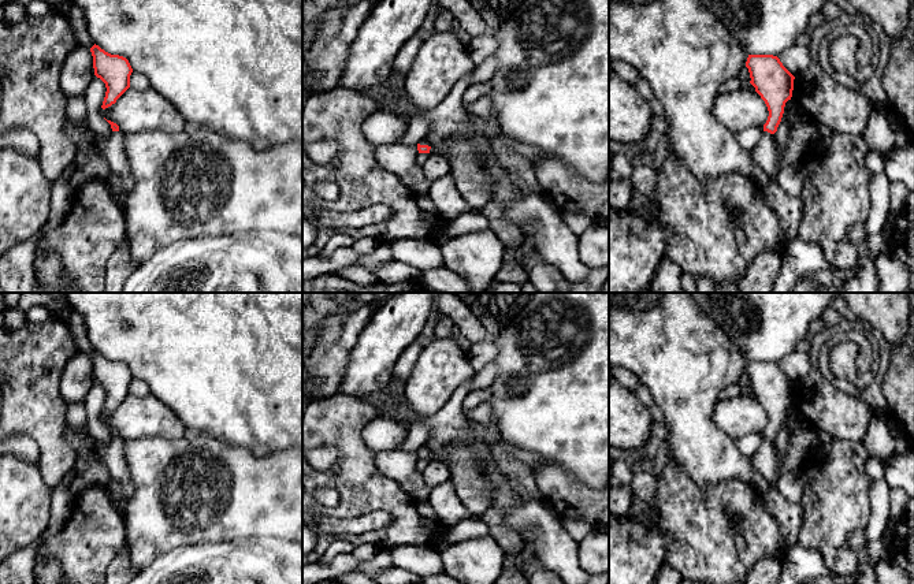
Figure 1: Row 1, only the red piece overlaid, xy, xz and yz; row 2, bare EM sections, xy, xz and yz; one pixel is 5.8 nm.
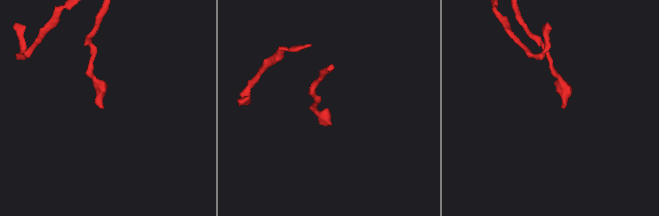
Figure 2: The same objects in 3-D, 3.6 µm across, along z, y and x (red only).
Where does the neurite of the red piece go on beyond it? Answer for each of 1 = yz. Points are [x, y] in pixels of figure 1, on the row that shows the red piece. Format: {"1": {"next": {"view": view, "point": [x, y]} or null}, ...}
{"1": {"next": {"view": "yz", "point": [764, 153]}}}

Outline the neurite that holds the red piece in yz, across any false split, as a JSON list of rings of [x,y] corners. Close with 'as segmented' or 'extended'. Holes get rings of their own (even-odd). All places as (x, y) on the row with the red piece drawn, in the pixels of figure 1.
[[[748,55],[746,67],[750,72],[750,83],[769,111],[763,135],[748,152],[754,163],[766,172],[769,181],[777,181],[780,168],[773,134],[781,122],[785,103],[792,97],[795,77],[773,55]]]; extended

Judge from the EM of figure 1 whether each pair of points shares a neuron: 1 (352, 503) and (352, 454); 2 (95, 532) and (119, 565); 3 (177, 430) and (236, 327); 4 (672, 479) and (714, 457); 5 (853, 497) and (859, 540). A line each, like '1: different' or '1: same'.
1: same
2: different
3: different
4: different
5: different

